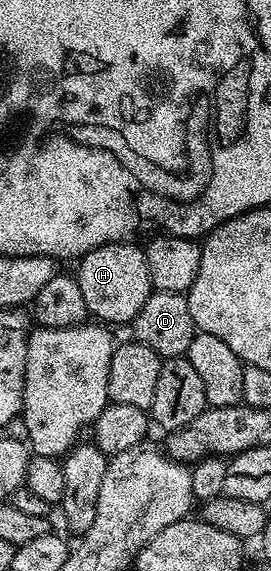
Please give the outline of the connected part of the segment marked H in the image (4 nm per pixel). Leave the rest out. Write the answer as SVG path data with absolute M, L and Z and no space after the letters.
M137 242L124 244L104 244L91 250L76 261L75 279L79 291L83 293L83 302L87 306L89 316L94 321L106 325L128 325L143 310L143 302L155 291L151 282L151 274L147 270L145 249Z

